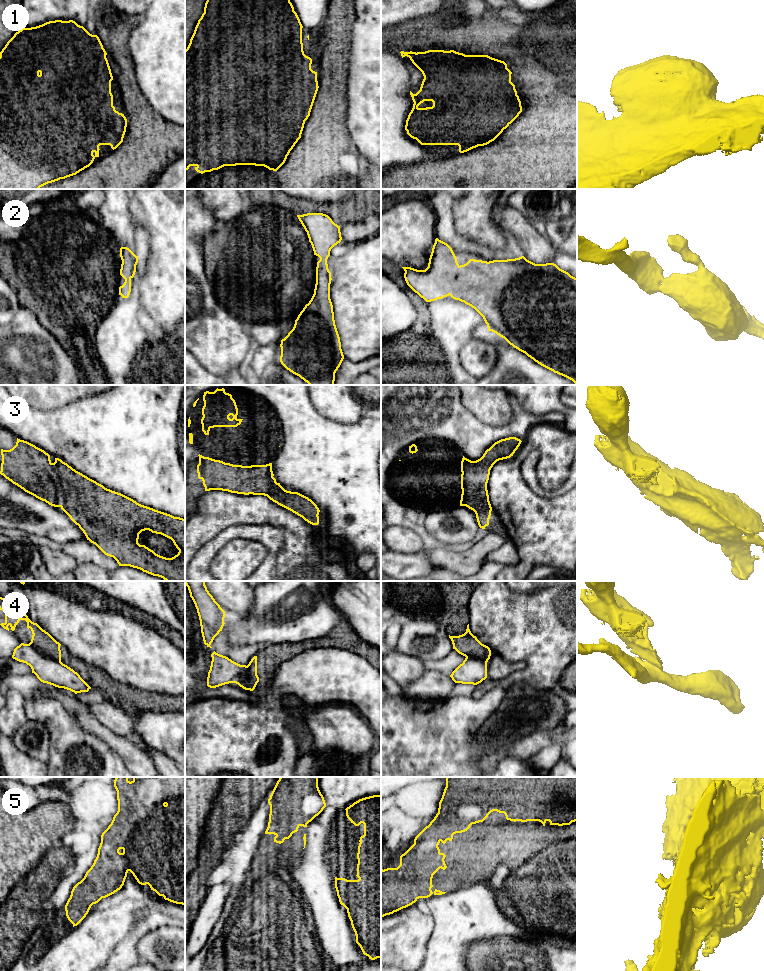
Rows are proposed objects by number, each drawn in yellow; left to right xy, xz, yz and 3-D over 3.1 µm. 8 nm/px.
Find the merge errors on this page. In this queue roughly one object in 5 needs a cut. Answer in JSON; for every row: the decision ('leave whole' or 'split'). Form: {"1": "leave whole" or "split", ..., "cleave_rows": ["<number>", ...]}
{"1": "leave whole", "2": "leave whole", "3": "leave whole", "4": "split", "5": "leave whole", "cleave_rows": ["4"]}

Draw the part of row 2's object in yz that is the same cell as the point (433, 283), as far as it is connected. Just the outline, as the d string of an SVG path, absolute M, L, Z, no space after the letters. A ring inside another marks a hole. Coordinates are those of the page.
M438 238L435 239L428 267L425 270L417 270L411 267L402 268L405 271L404 278L407 285L426 302L442 299L449 295L455 300L464 302L474 308L483 317L489 331L492 331L504 338L510 345L525 353L541 366L572 380L577 385L577 278L560 269L554 263L535 264L527 260L524 256L515 259L493 260L489 262L470 259L466 264L459 265L452 248Z

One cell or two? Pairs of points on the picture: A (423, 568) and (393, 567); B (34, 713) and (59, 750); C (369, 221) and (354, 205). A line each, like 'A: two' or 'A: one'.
A: one
B: one
C: two

